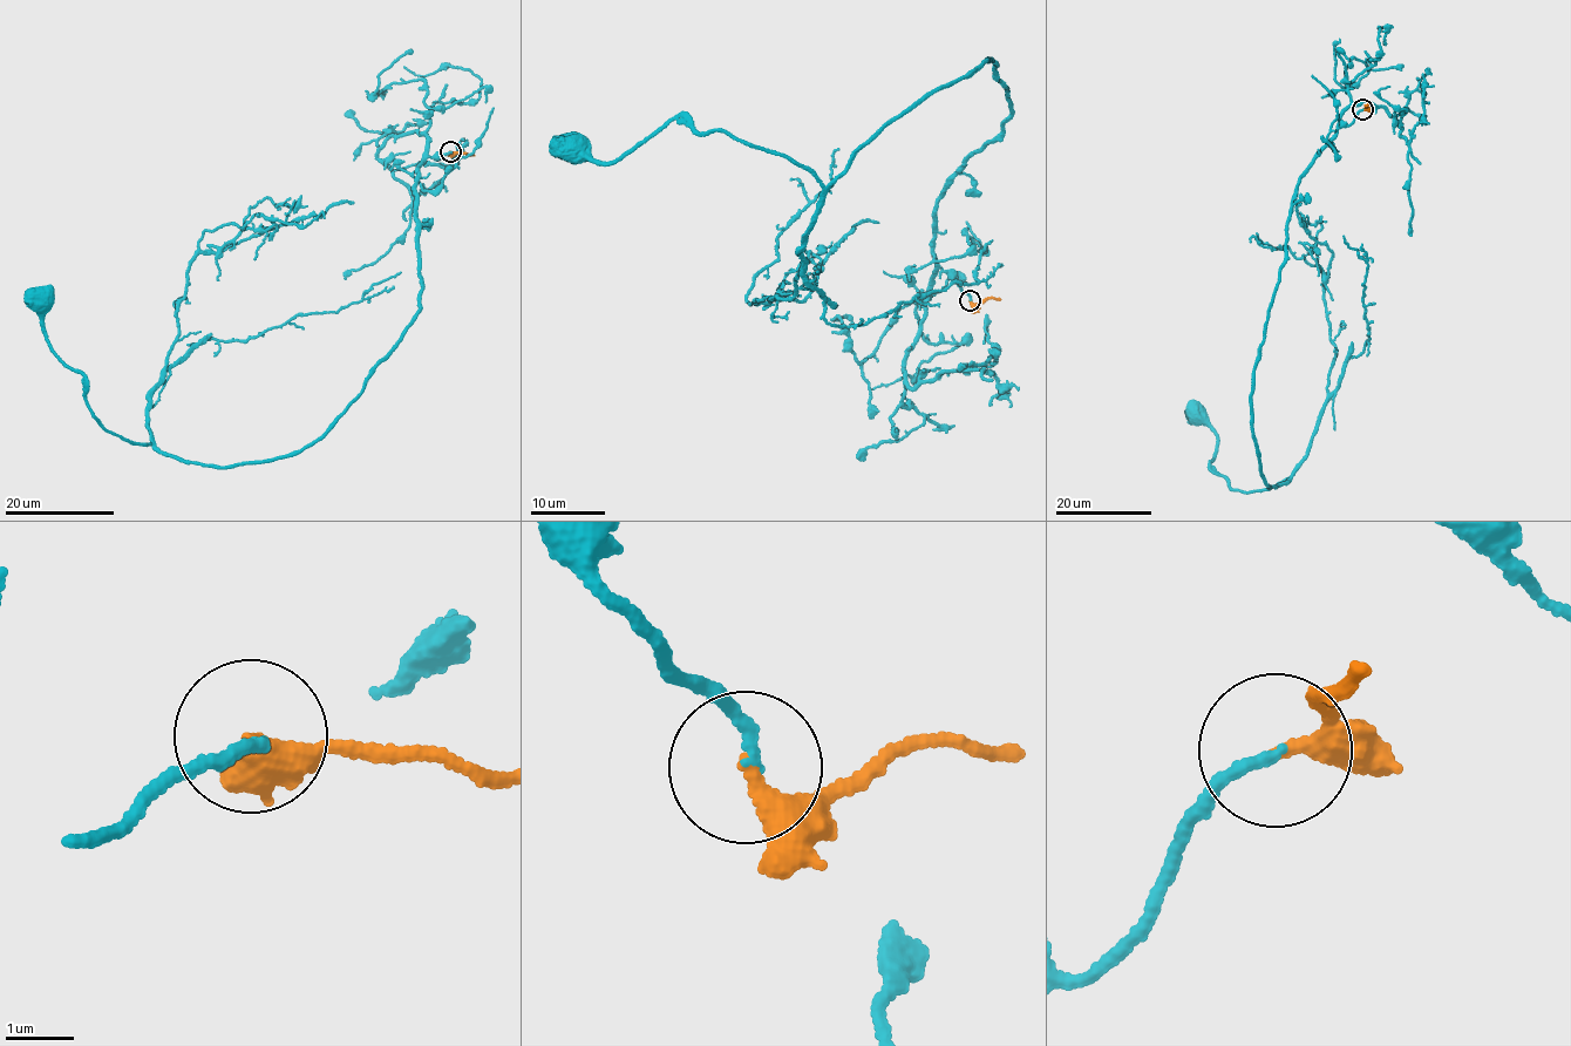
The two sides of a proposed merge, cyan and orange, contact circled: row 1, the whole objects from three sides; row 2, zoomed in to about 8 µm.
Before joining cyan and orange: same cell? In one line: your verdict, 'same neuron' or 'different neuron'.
same neuron

